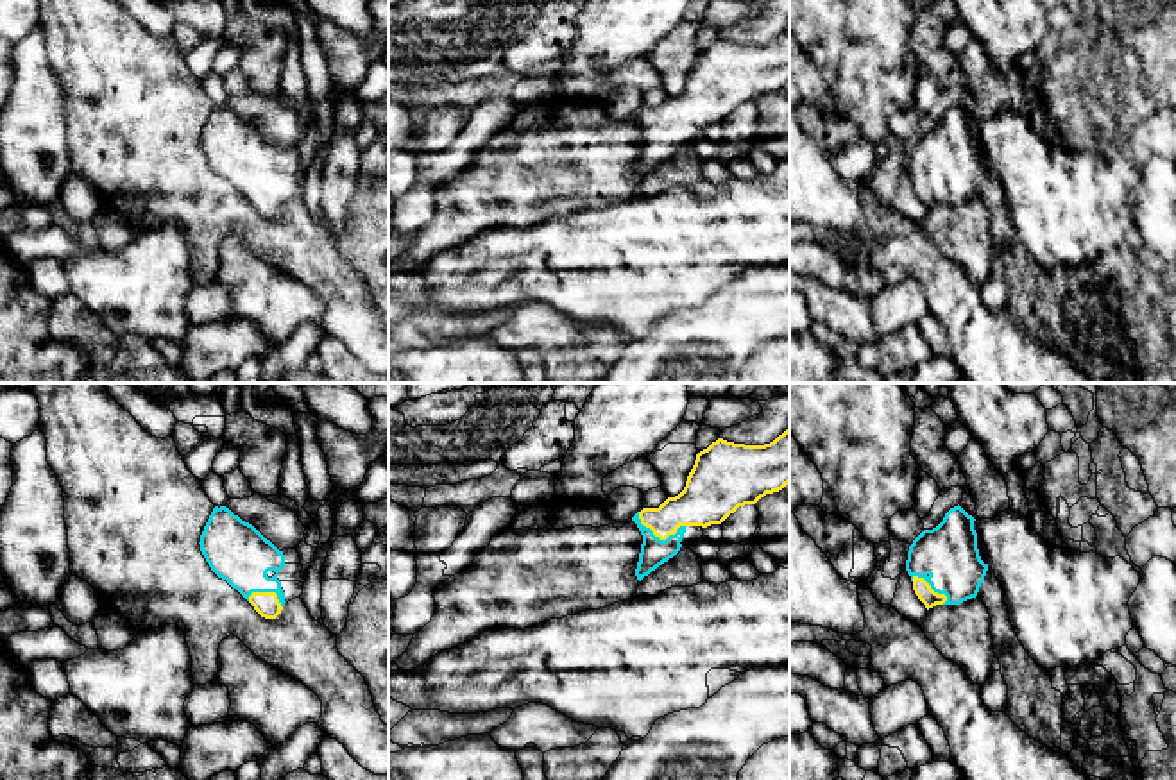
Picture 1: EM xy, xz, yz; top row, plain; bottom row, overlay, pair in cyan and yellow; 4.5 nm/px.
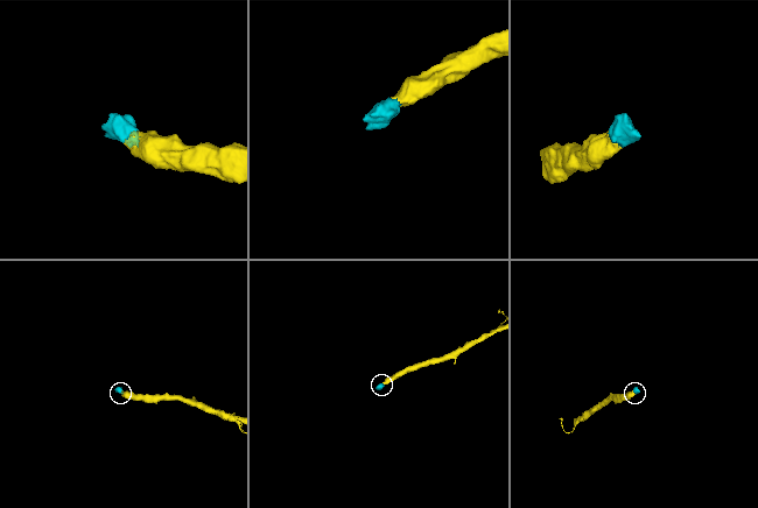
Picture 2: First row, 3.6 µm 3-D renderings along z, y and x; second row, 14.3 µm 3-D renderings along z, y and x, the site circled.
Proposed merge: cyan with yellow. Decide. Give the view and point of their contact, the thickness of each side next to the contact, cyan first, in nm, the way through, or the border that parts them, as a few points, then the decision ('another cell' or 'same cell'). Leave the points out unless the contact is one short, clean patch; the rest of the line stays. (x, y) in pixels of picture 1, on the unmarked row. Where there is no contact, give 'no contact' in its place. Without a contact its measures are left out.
xz (657, 136) | 130/200 nm | across xz (654, 151), (657, 136), (686, 108), (700, 102) | same cell

